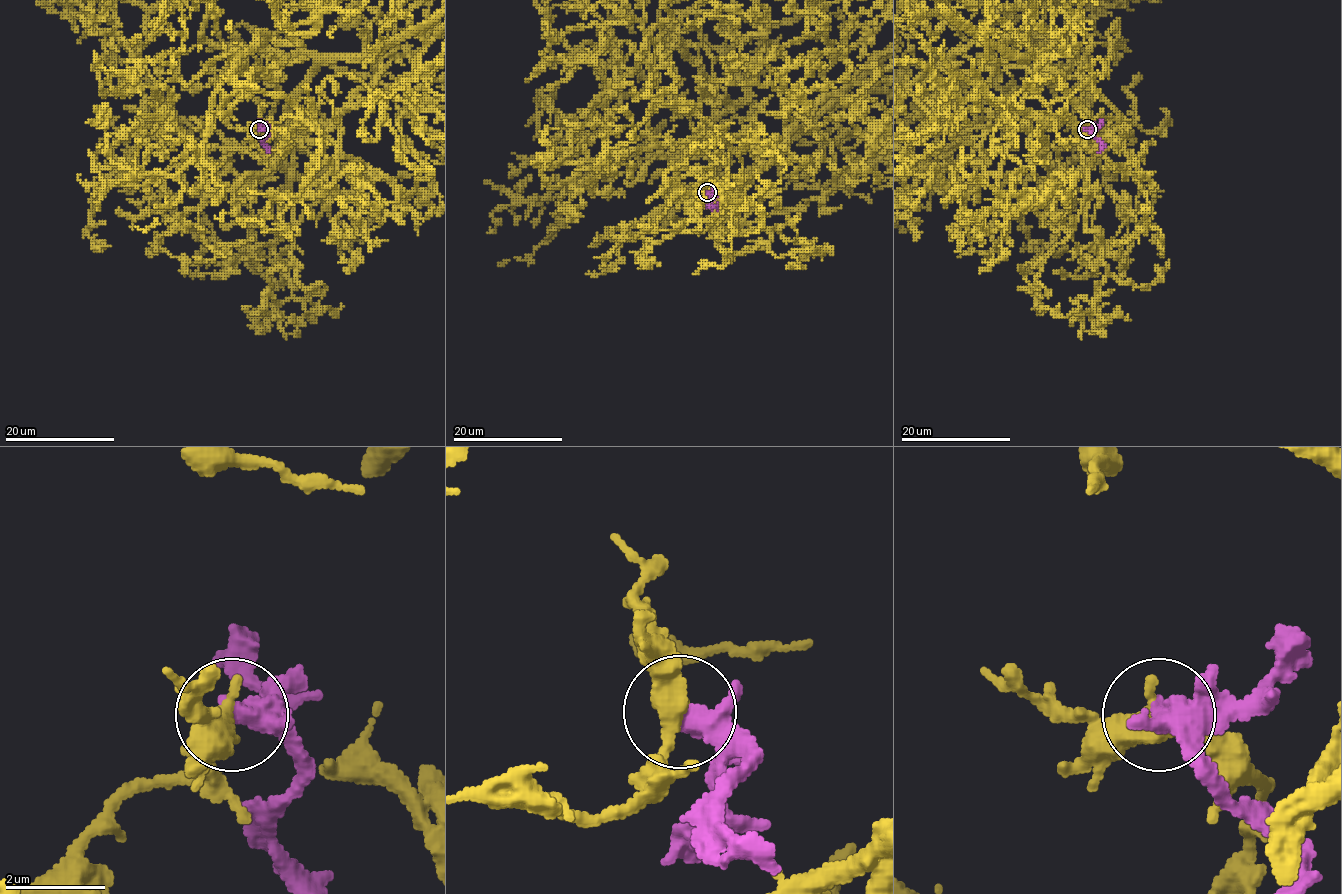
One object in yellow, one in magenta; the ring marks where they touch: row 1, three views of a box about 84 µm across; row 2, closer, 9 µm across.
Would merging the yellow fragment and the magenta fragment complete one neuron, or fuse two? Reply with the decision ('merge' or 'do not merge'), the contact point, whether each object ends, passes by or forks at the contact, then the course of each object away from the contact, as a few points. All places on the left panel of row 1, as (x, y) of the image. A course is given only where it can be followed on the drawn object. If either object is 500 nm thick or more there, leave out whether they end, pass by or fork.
do not merge | (259, 129) | yellow passes by | magenta passes by | yellow via (259, 128), (226, 149), (317, 141), (291, 101), (319, 64) | magenta via (259, 128), (266, 132), (265, 142), (270, 153)

